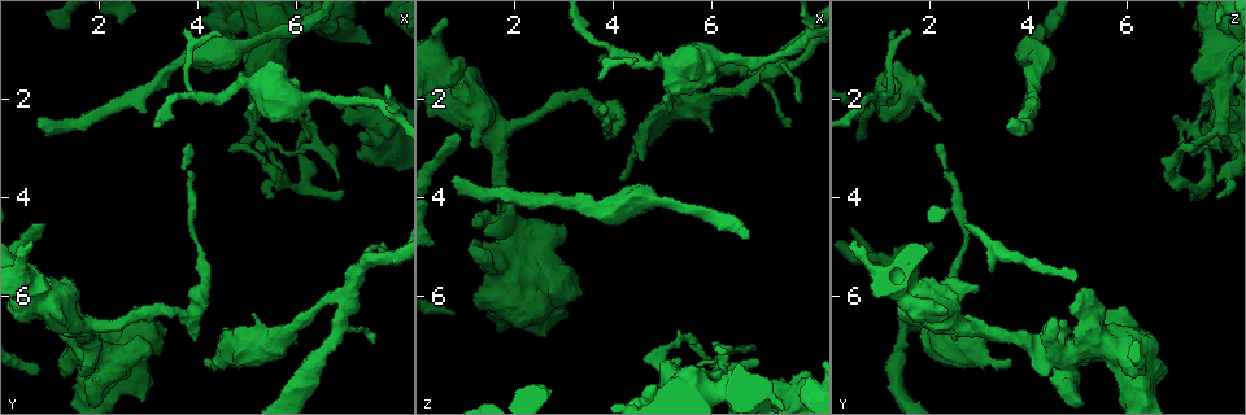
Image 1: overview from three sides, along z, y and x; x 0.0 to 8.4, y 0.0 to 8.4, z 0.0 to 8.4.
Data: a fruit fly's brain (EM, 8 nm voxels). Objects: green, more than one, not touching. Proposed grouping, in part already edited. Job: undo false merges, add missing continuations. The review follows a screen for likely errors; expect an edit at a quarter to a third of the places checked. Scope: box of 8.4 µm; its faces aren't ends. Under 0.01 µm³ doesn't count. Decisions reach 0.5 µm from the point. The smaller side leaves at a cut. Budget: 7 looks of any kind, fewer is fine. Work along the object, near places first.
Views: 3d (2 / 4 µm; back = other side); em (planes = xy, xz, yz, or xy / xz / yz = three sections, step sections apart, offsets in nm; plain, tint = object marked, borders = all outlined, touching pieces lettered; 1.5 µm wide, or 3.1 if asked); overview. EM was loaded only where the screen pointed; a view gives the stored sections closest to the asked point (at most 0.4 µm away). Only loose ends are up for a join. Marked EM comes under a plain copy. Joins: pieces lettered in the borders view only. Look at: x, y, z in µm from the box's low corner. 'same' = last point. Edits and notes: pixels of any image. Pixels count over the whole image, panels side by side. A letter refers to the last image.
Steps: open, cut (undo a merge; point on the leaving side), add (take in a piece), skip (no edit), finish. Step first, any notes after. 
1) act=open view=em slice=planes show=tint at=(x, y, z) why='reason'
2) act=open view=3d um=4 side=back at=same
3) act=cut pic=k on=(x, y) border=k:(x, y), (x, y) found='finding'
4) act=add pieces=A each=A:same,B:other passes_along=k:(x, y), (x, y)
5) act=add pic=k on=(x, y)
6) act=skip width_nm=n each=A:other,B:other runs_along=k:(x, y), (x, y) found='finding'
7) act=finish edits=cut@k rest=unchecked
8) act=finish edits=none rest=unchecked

act=open view=em slice=planes show=borders at=(5.05, 2.65, 7.85) why='three-way junction'

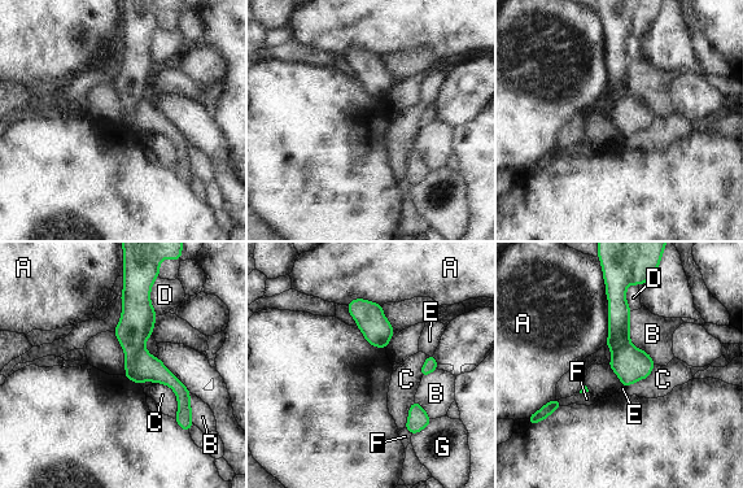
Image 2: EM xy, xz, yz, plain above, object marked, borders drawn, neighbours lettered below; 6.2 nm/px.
act=skip width_nm=190 each=A:other,B:other,C:other,D:other,E:other,F:other,G:other border=2:(160, 382), (176, 399), (175, 418) found='one neuron here'

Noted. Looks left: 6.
act=open view=em slice=planes show=borders at=(0.85, 2.45, 3.70) why='an open end'

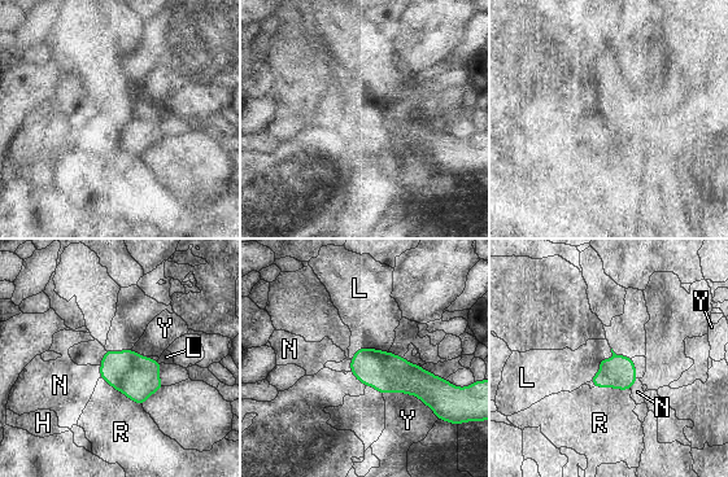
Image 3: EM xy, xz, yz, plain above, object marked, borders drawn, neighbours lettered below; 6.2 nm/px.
act=skip each=H:other,L:other,N:other,R:other,Y:other border=3:(611, 349), (589, 380) found='none of them fits'

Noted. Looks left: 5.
act=open view=3d um=4 side=back at=(4.20, 5.50, 2.45) why='sudden change in width'

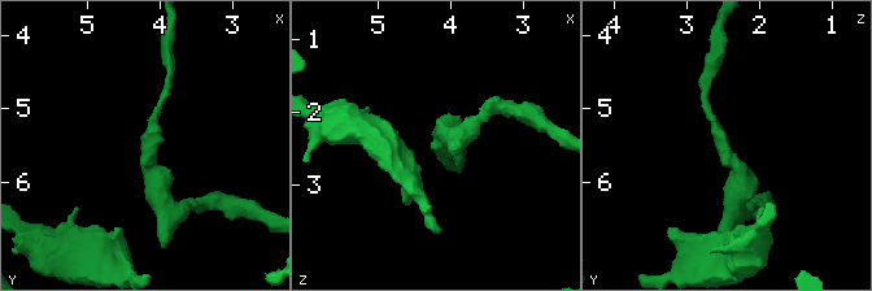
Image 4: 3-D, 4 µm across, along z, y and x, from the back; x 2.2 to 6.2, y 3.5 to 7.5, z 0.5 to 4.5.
act=open view=em slice=xz step=4 show=borders at=(4.15, 5.55, 2.50) why='now the EM'

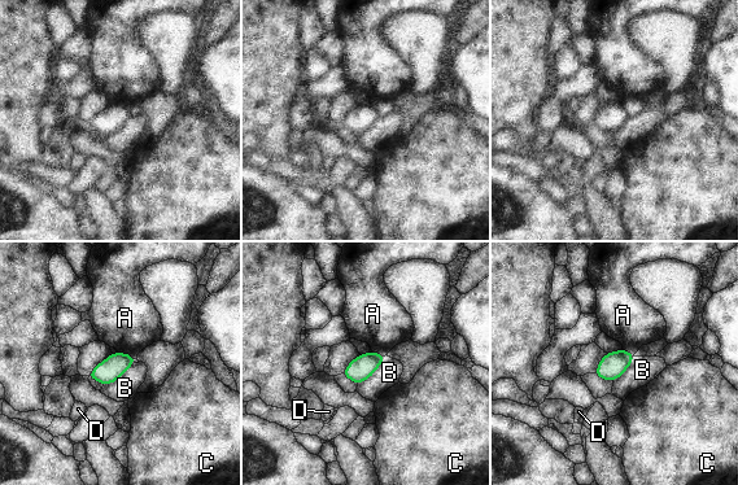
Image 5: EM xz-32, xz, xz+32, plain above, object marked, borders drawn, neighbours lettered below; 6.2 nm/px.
act=skip longest_contact=B:260nm each=A:other,B:other,C:other,D:other border=5:(385, 355), (381, 365), (358, 384) found='one neuron here'

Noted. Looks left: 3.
act=finish edits=none rest=unchecked

